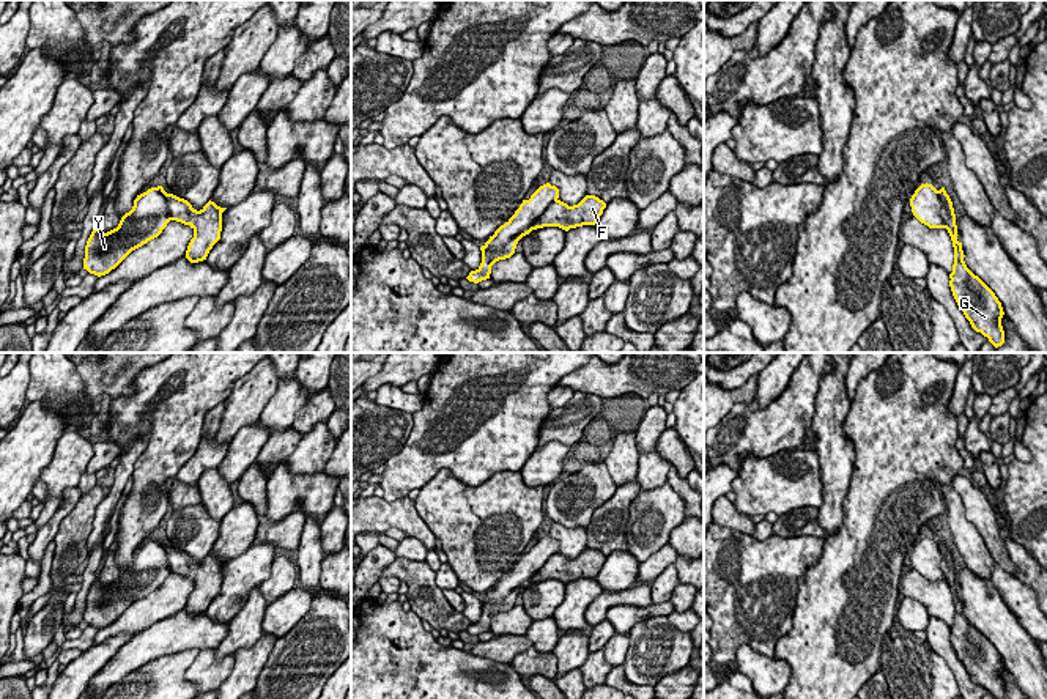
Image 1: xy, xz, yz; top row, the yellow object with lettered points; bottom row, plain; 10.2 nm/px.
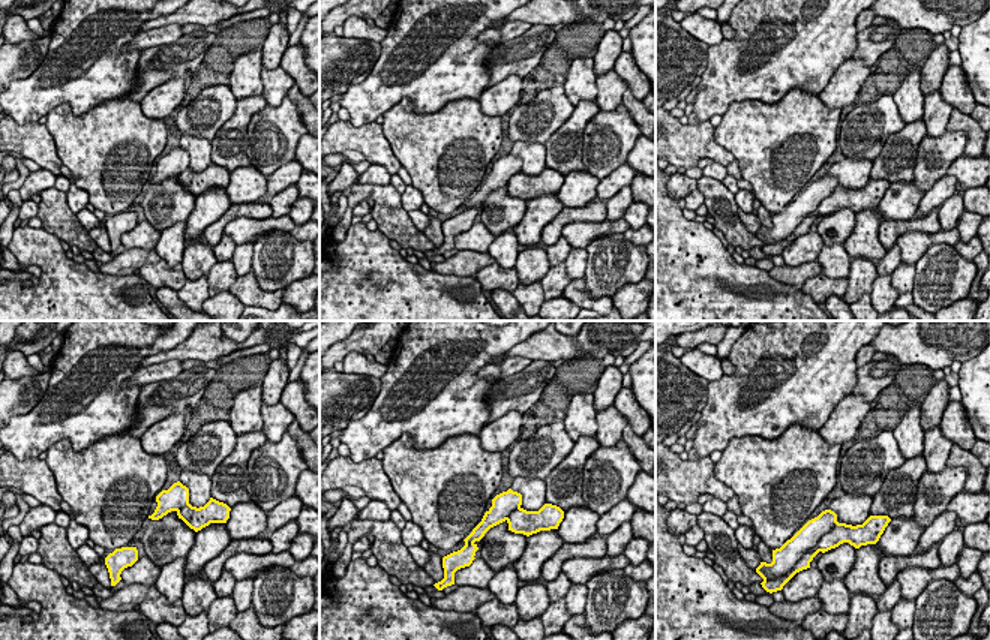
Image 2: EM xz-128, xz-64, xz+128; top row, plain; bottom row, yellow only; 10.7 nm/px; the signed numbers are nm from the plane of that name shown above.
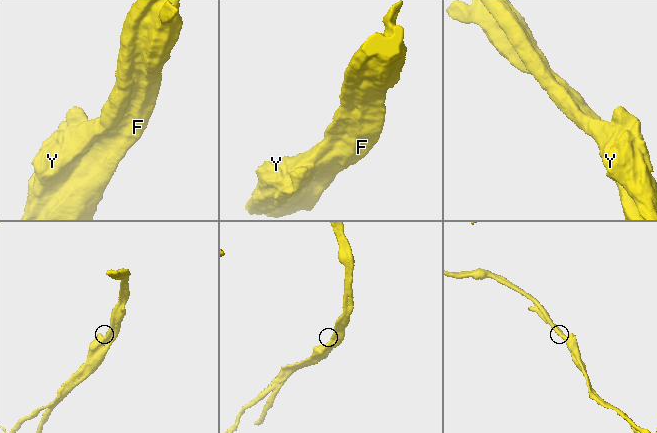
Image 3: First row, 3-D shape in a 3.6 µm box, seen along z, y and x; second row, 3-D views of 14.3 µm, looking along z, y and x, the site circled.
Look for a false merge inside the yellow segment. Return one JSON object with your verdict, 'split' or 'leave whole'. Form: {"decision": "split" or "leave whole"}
{"decision": "split"}

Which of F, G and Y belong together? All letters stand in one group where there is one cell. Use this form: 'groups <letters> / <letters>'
groups F G / Y

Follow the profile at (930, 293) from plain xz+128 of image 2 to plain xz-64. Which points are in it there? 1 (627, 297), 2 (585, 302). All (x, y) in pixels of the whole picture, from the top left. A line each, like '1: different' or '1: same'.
1: different
2: different

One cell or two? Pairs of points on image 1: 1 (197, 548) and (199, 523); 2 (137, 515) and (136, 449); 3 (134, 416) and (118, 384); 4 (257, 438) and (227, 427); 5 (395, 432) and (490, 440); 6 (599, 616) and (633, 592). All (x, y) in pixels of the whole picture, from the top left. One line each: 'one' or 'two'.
1: one
2: two
3: two
4: two
5: two
6: one

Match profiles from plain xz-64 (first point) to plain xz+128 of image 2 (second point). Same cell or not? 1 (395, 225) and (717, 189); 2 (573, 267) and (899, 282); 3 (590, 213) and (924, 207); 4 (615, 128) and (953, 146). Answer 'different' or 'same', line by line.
1: same
2: same
3: different
4: same

